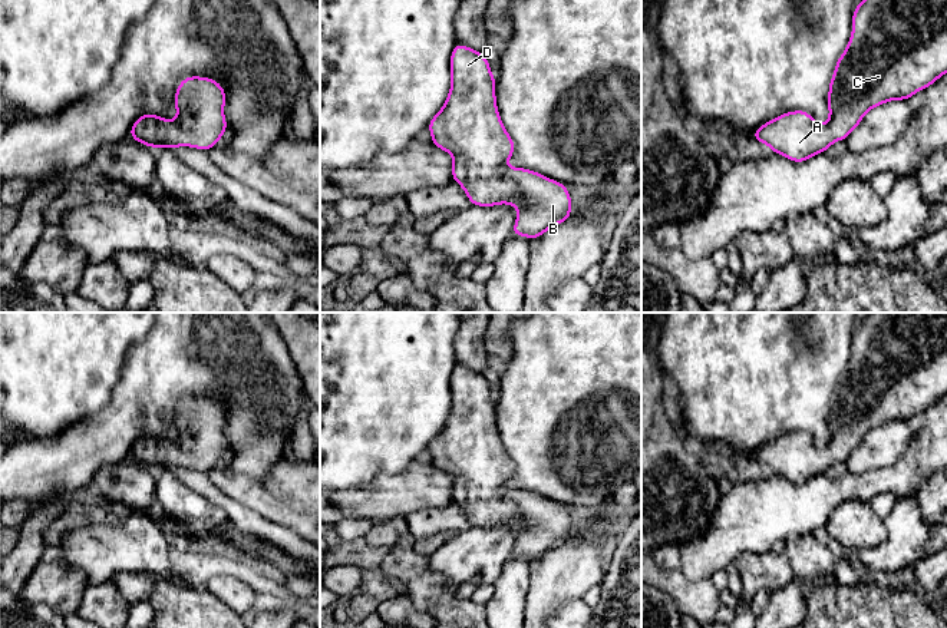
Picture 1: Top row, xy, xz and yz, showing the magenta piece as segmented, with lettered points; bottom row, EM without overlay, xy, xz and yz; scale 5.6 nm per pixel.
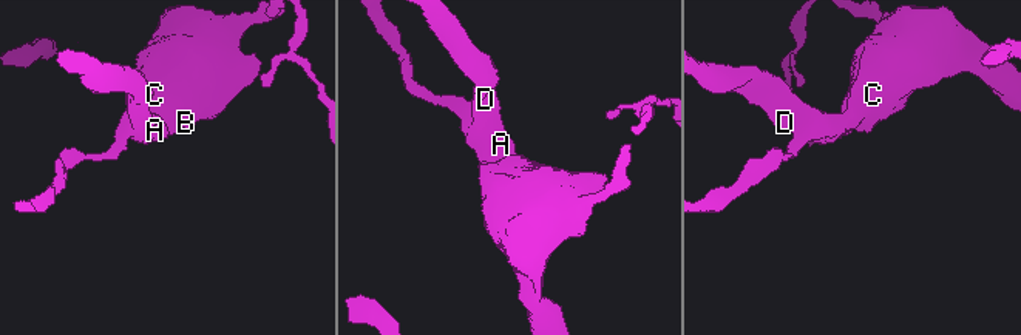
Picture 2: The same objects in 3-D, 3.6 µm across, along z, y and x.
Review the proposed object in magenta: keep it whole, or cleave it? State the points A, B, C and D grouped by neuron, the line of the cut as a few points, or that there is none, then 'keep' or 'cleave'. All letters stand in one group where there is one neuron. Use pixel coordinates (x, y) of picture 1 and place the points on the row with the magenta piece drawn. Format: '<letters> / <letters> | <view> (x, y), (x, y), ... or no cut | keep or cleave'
A B C D | no cut | keep

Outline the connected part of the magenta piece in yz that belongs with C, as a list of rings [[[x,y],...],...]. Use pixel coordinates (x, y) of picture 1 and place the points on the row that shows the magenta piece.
[[[862,0],[852,14],[852,36],[835,65],[826,97],[829,119],[816,125],[805,110],[782,113],[752,135],[773,153],[792,162],[826,152],[832,142],[845,141],[865,113],[888,100],[908,100],[947,73],[947,0]]]

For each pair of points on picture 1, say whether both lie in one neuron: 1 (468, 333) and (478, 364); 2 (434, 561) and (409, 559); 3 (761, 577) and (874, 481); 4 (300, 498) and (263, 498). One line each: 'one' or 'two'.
1: one
2: two
3: two
4: two

